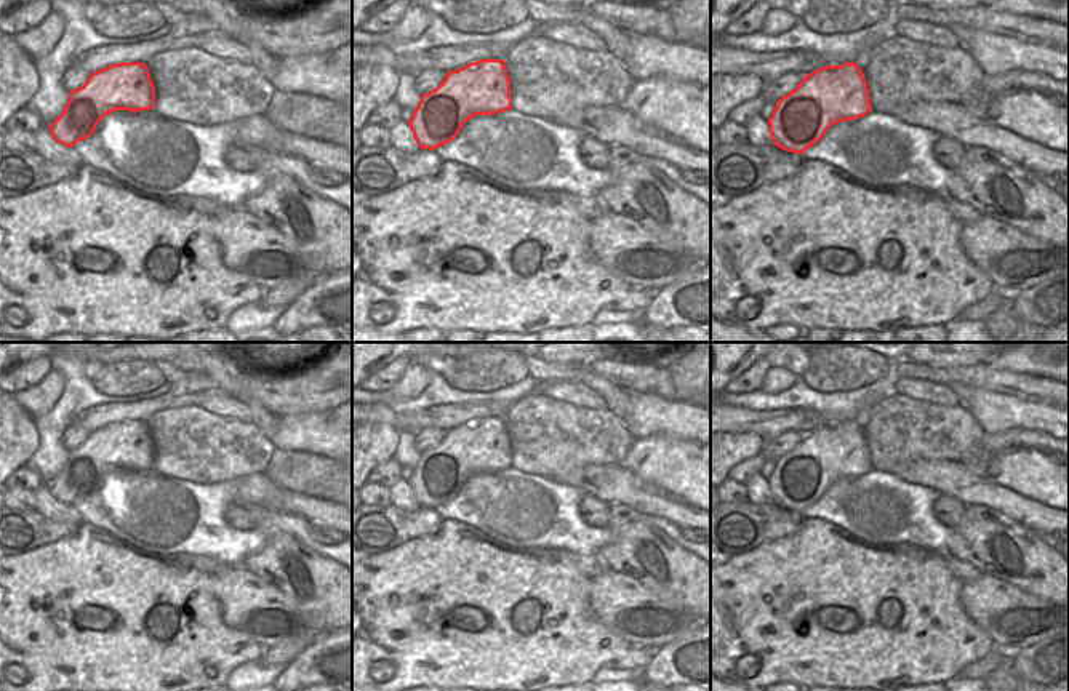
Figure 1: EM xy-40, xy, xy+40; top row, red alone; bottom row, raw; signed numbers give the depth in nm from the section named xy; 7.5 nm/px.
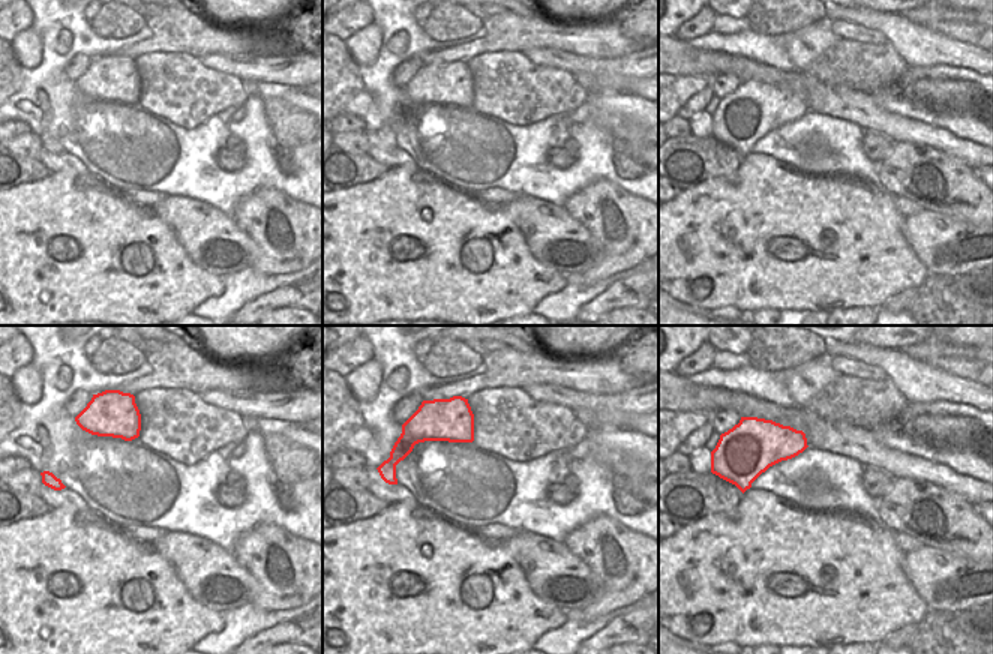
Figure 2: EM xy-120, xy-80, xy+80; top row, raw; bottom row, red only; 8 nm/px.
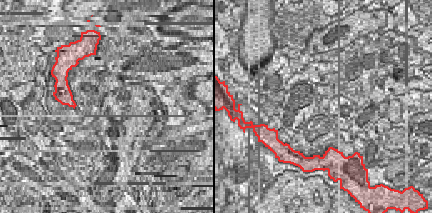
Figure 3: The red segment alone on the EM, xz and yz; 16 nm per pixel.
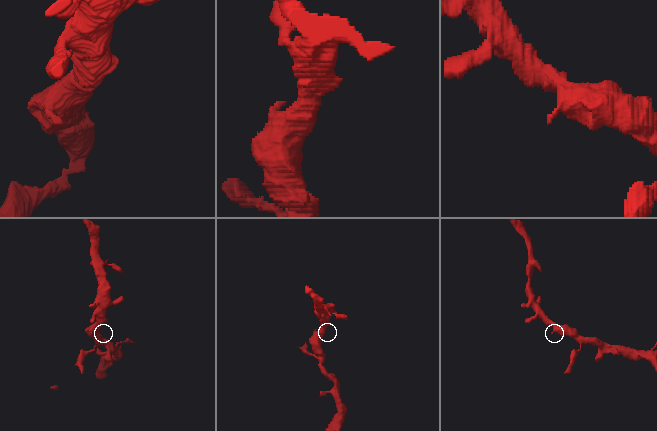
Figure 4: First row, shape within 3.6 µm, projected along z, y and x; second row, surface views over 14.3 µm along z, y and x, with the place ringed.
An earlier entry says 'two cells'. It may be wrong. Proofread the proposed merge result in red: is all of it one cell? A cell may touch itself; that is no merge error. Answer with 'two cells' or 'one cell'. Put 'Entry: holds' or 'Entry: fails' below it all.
one cell
Entry: fails

